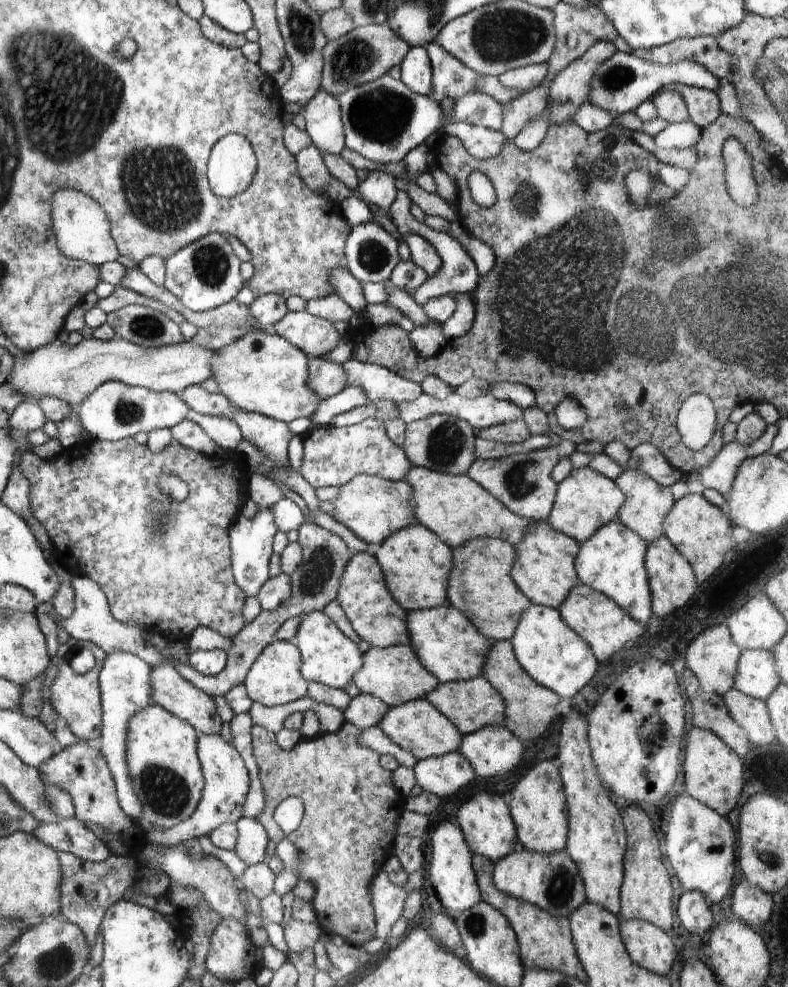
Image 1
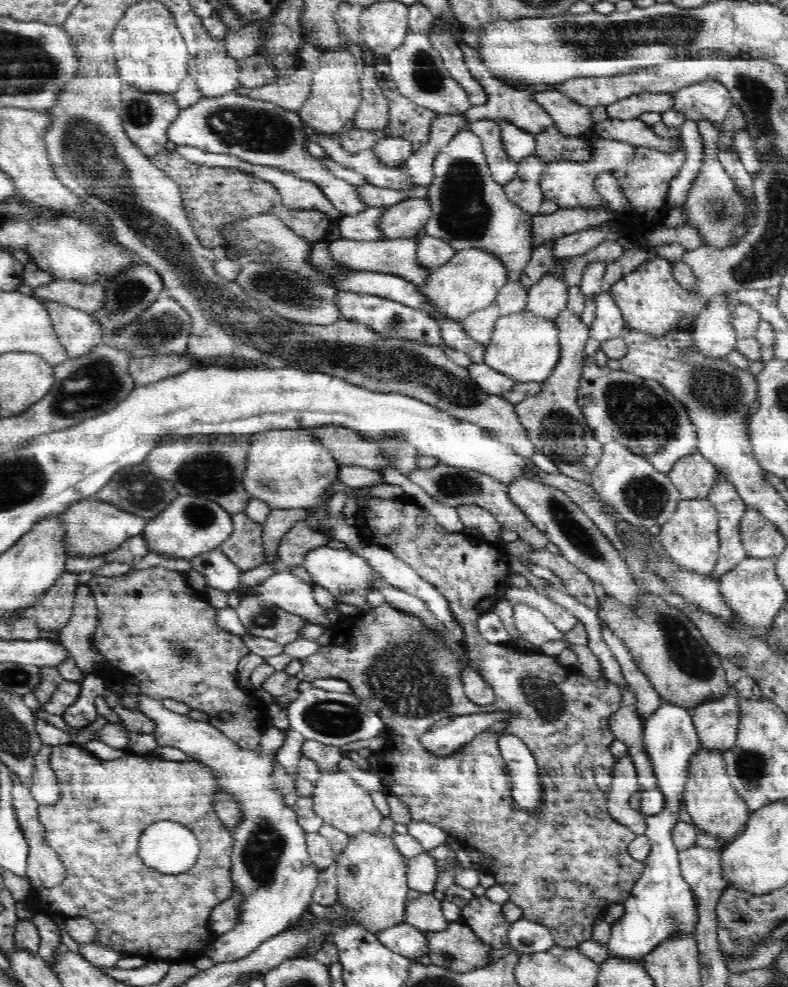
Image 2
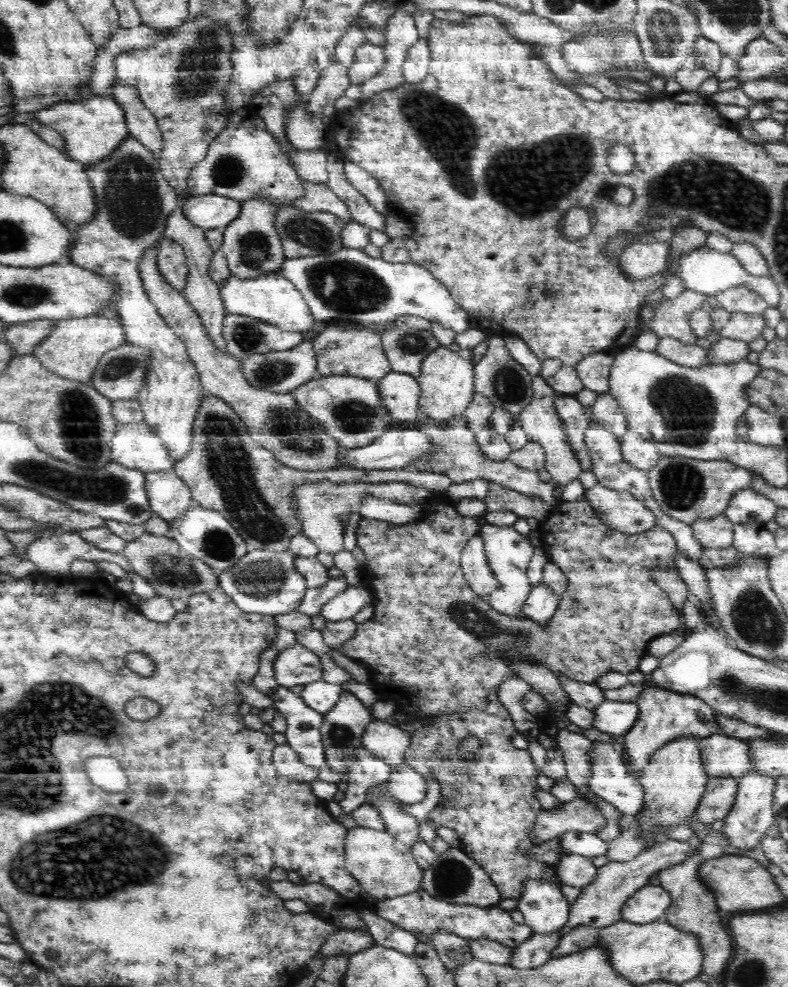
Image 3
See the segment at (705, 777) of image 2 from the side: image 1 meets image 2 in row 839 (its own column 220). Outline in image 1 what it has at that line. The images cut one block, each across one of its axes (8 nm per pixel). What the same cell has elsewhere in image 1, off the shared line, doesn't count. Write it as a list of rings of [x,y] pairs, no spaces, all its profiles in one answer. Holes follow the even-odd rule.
[[[173,664],[152,666],[150,672],[150,686],[152,686],[152,703],[162,706],[170,714],[185,720],[198,734],[221,734],[222,720],[216,712],[216,702],[209,694],[184,680]]]

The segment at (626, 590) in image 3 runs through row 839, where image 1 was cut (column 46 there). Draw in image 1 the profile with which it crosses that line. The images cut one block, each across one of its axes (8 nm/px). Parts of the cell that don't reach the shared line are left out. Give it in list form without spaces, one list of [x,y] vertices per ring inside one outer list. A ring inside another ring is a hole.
[[[134,437],[110,442],[93,439],[86,443],[76,444],[71,448],[63,447],[59,456],[46,460],[33,452],[26,452],[20,458],[18,468],[22,470],[22,474],[30,482],[30,510],[48,532],[54,554],[59,560],[71,566],[74,575],[87,576],[100,586],[102,592],[106,595],[111,615],[118,622],[138,626],[143,631],[158,633],[169,641],[189,639],[194,630],[200,627],[212,628],[214,632],[222,634],[224,638],[233,638],[244,628],[246,622],[244,622],[244,616],[242,616],[242,609],[246,594],[234,582],[229,540],[230,525],[239,517],[242,506],[248,499],[248,484],[252,475],[248,460],[242,452],[236,450],[227,451],[220,456],[206,456],[206,454],[200,454],[200,452],[186,448],[186,446],[182,446],[176,440],[171,439],[168,448],[164,448],[160,454],[154,454],[147,444],[139,444],[134,440]],[[166,472],[176,474],[178,478],[184,480],[184,484],[188,486],[188,498],[186,500],[176,501],[158,488],[158,478],[160,478],[160,474],[166,474]]]

